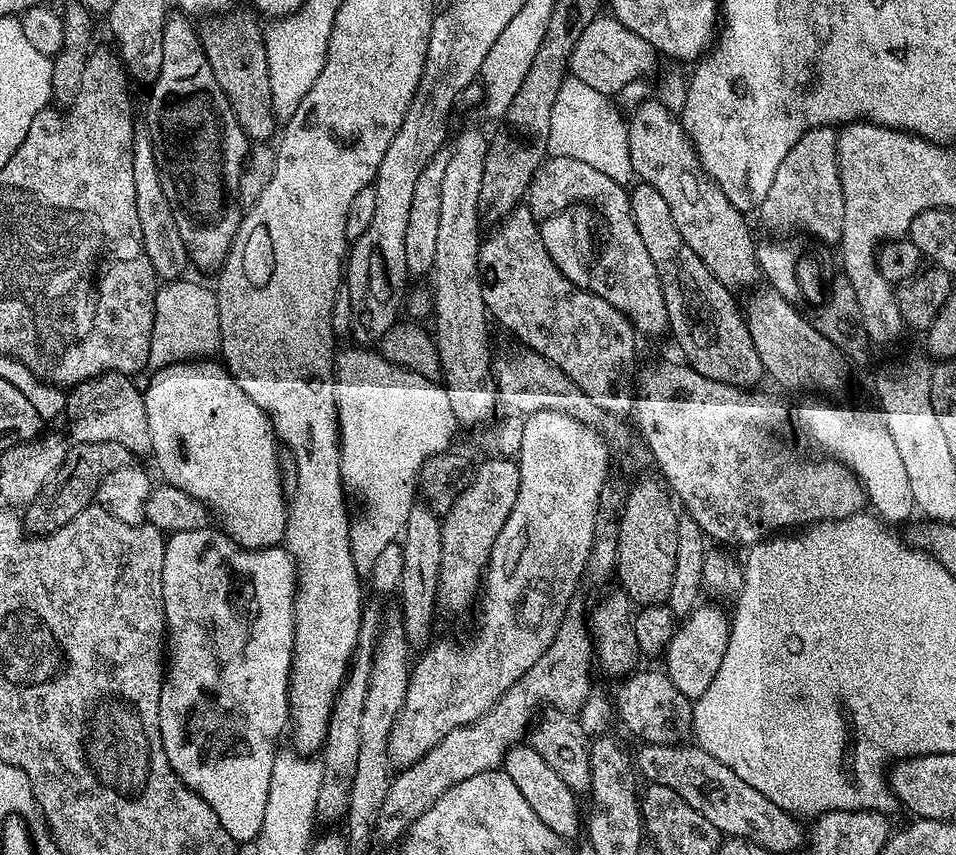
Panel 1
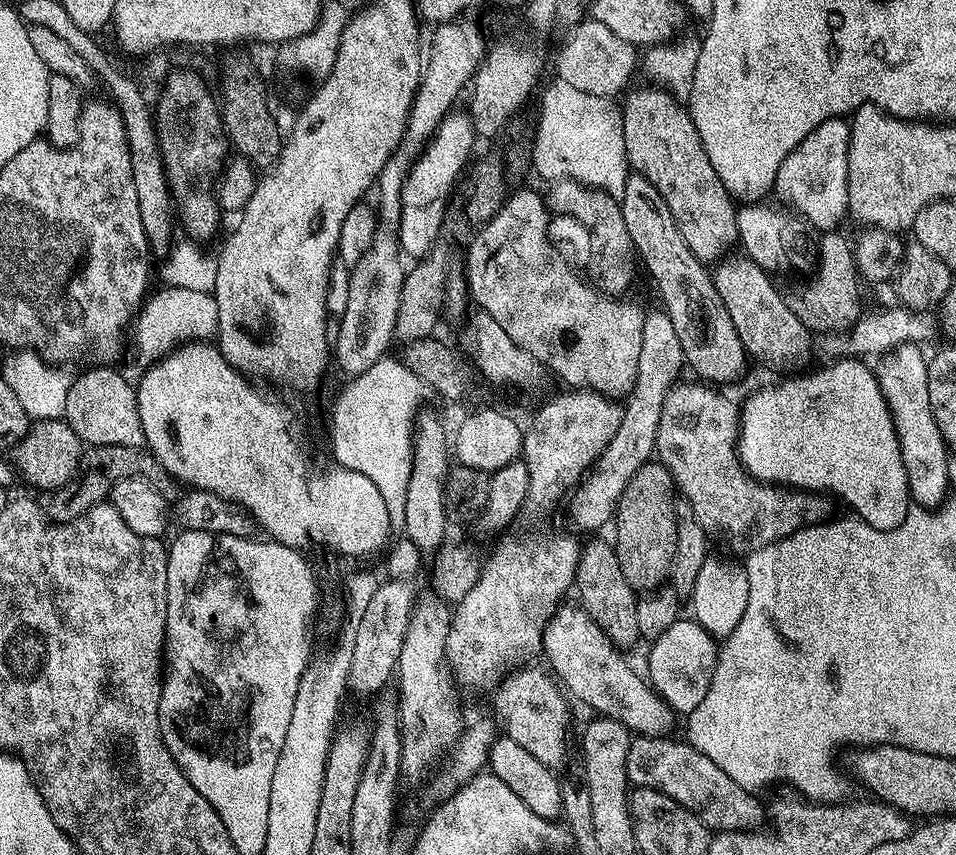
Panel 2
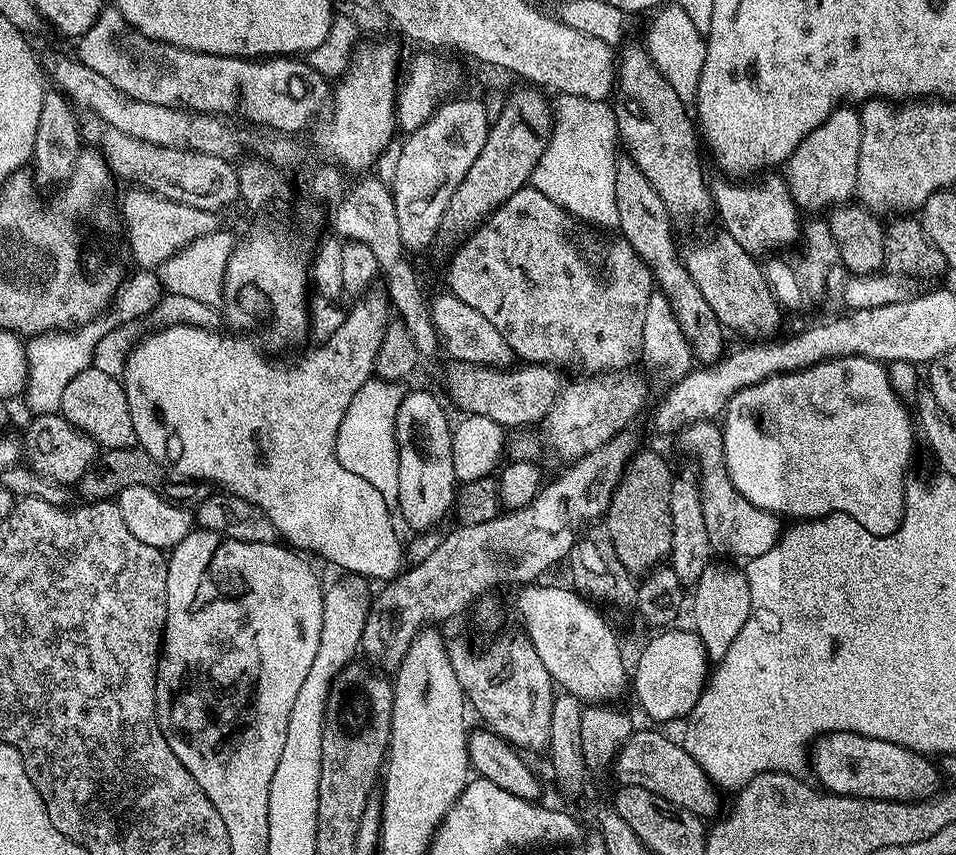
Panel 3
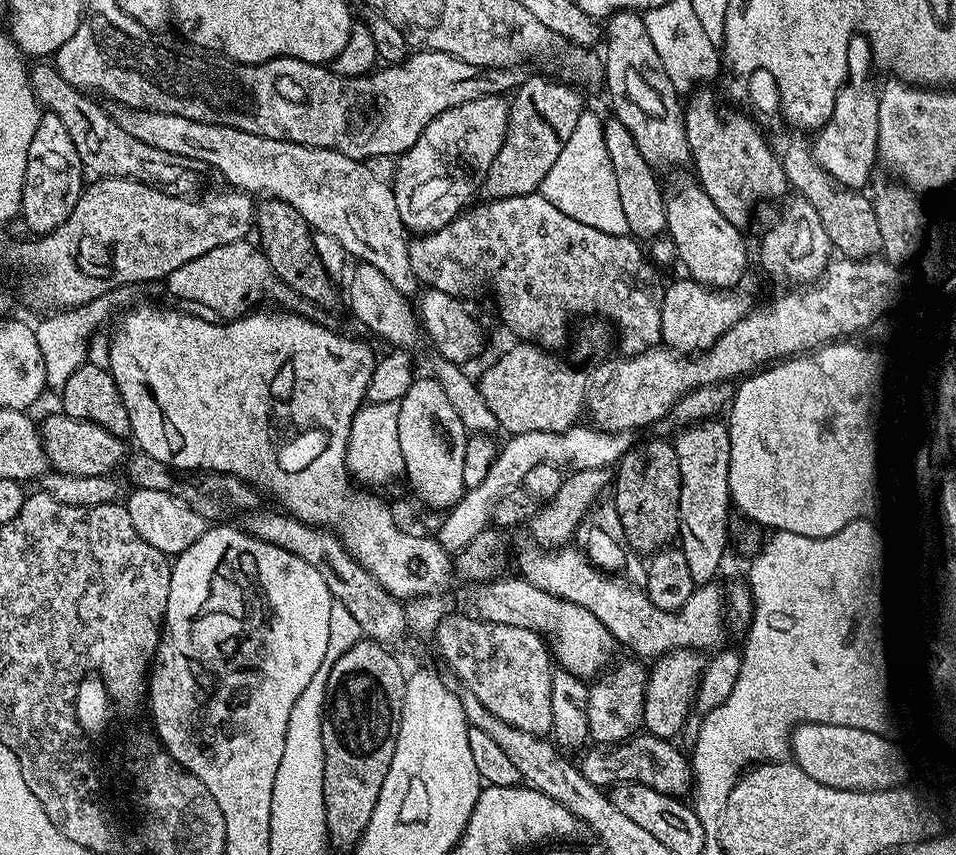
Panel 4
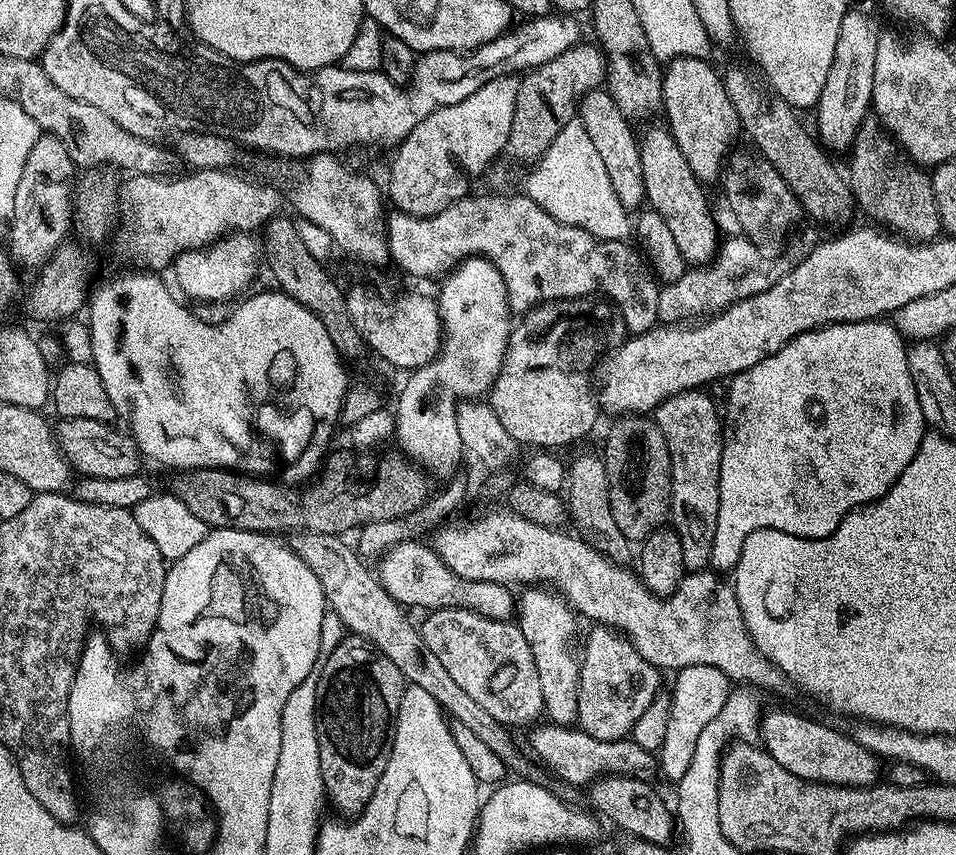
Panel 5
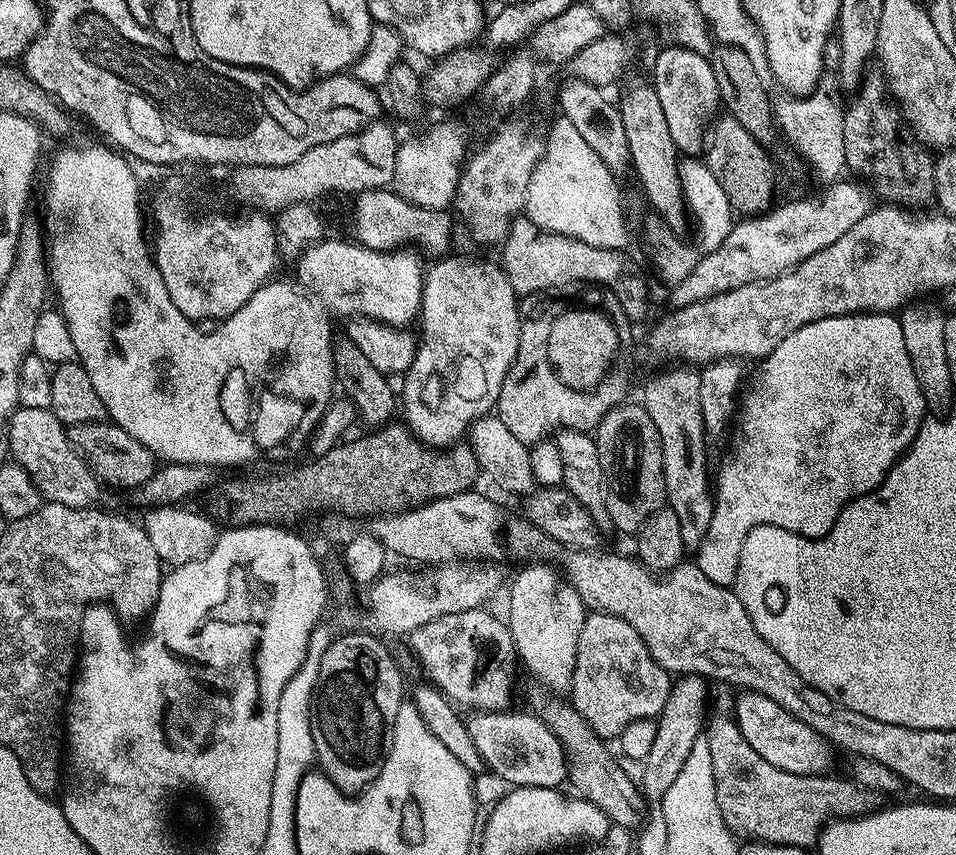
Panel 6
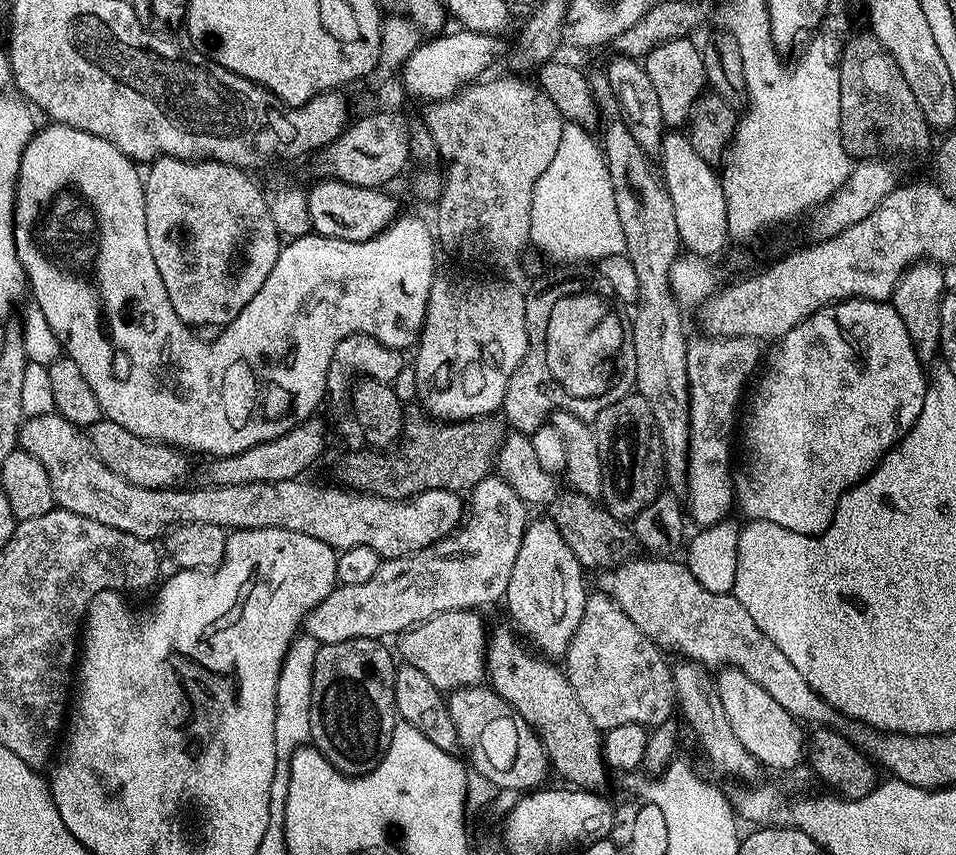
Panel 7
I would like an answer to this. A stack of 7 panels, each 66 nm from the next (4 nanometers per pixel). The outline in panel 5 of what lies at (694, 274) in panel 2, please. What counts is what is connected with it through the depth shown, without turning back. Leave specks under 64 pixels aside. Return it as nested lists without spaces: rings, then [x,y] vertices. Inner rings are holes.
[[[606,90],[588,92],[581,98],[578,105],[578,119],[586,126],[586,134],[590,134],[590,142],[594,142],[594,147],[598,149],[598,154],[602,158],[602,163],[606,165],[606,174],[610,174],[610,183],[614,186],[614,194],[618,194],[618,202],[629,210],[636,210],[645,203],[644,183],[642,182],[642,160],[640,158],[640,141],[637,133],[632,133],[633,121],[622,114],[618,102]]]

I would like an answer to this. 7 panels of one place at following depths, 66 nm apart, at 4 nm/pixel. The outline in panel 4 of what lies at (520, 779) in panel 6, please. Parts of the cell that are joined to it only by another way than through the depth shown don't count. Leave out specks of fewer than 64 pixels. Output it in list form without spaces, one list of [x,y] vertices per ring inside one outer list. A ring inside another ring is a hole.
[[[633,734],[627,740],[621,740],[619,744],[589,747],[579,757],[581,760],[578,760],[578,767],[591,784],[605,790],[611,789],[610,786],[615,780],[621,780],[629,786],[641,784],[650,790],[658,790],[658,794],[684,798],[688,788],[690,792],[690,760],[674,745],[672,740],[663,740],[647,734]]]

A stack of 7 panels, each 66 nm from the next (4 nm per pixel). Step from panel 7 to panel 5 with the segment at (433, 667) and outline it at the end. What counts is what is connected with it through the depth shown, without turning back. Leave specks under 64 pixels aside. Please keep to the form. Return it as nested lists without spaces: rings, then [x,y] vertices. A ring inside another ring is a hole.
[[[438,608],[425,616],[428,617],[425,618],[424,625],[421,623],[418,628],[423,647],[428,648],[430,654],[438,658],[438,662],[442,662],[446,674],[450,674],[450,678],[458,682],[458,686],[462,686],[462,690],[466,690],[466,694],[470,694],[470,698],[474,698],[474,702],[478,702],[478,706],[486,710],[486,714],[505,726],[531,725],[541,719],[544,710],[542,685],[538,683],[534,656],[530,654],[530,646],[526,643],[519,623],[486,618],[465,608]]]

